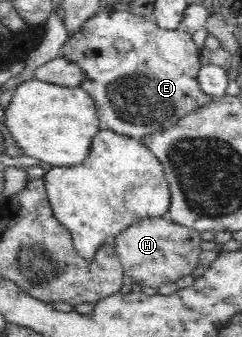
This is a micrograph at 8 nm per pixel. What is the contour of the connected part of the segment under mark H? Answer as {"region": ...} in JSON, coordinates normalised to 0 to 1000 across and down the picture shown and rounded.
{"region":[[[694,638],[640,650],[583,650],[545,665],[463,718],[488,766],[508,789],[508,813],[587,849],[661,855],[678,843],[723,840],[740,825],[826,804],[826,748],[835,748],[826,688],[785,685]]]}

